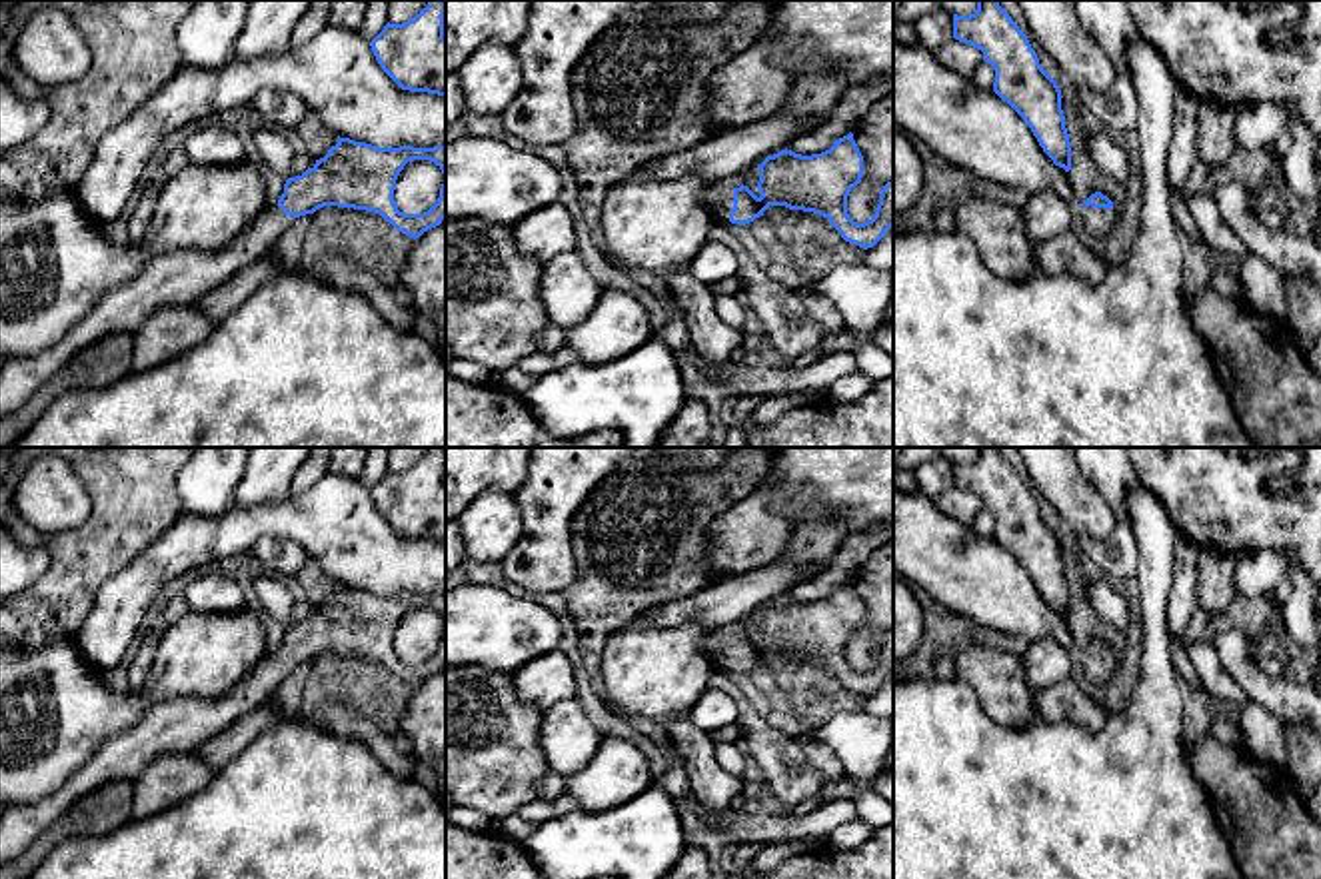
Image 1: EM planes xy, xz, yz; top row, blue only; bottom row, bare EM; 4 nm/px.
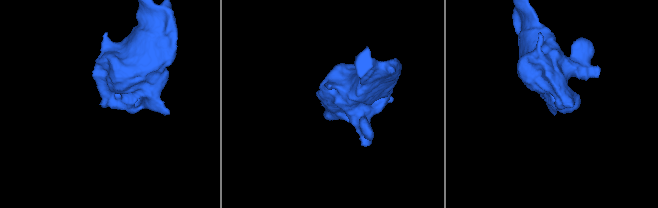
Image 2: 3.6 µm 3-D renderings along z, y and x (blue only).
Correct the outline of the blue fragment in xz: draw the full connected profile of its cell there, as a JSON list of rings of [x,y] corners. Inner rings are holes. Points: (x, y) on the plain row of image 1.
[[[851,579],[821,601],[801,603],[785,595],[757,615],[759,645],[743,631],[731,635],[715,629],[701,639],[701,651],[715,669],[745,673],[769,653],[785,653],[827,665],[845,689],[863,697],[893,673],[893,627],[881,635],[871,667],[857,671],[847,661],[847,643],[863,623],[863,603]]]

